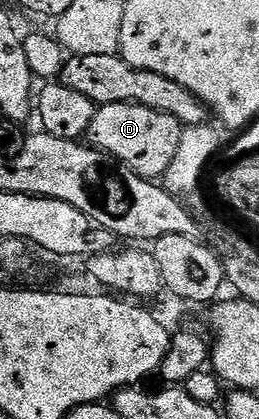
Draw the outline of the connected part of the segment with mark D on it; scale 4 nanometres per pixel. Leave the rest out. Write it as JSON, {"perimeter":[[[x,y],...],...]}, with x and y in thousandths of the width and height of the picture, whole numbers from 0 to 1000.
{"perimeter":[[[402,246],[363,267],[340,332],[351,344],[444,370],[541,422],[610,432],[637,420],[649,394],[664,394],[664,375],[680,375],[703,308],[699,289],[649,270],[610,270],[602,260],[521,246]]]}

